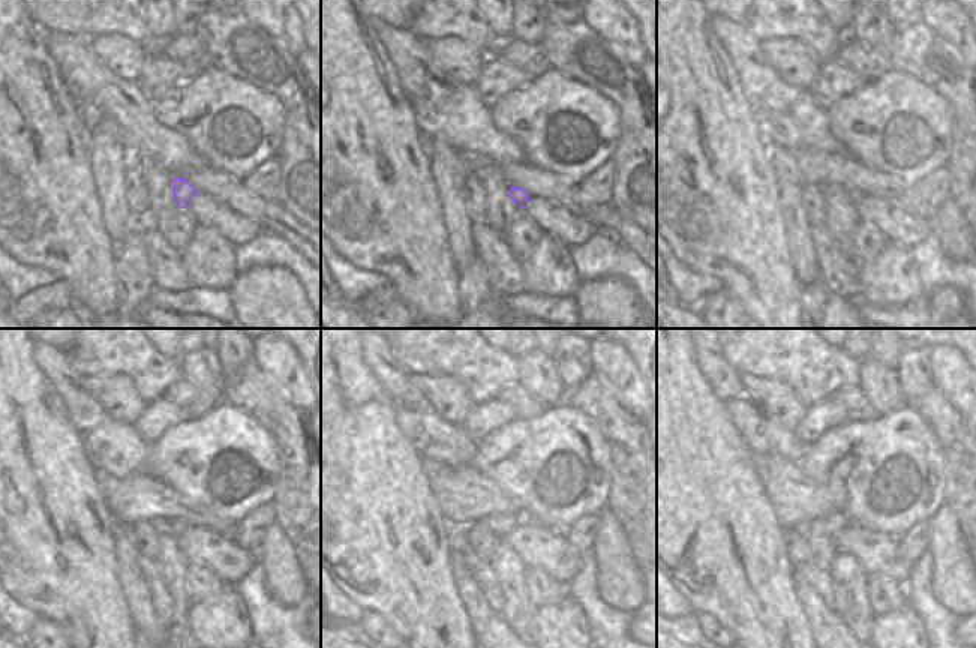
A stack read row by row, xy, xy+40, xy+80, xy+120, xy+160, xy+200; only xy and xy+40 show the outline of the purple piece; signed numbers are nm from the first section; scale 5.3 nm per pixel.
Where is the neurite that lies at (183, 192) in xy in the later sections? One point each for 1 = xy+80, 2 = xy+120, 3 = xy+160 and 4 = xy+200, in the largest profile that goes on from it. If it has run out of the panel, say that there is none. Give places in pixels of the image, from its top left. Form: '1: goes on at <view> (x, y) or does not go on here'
1: goes on at xy+80 (853, 194)
2: goes on at xy+120 (170, 527)
3: goes on at xy+160 (501, 525)
4: goes on at xy+200 (831, 524)

